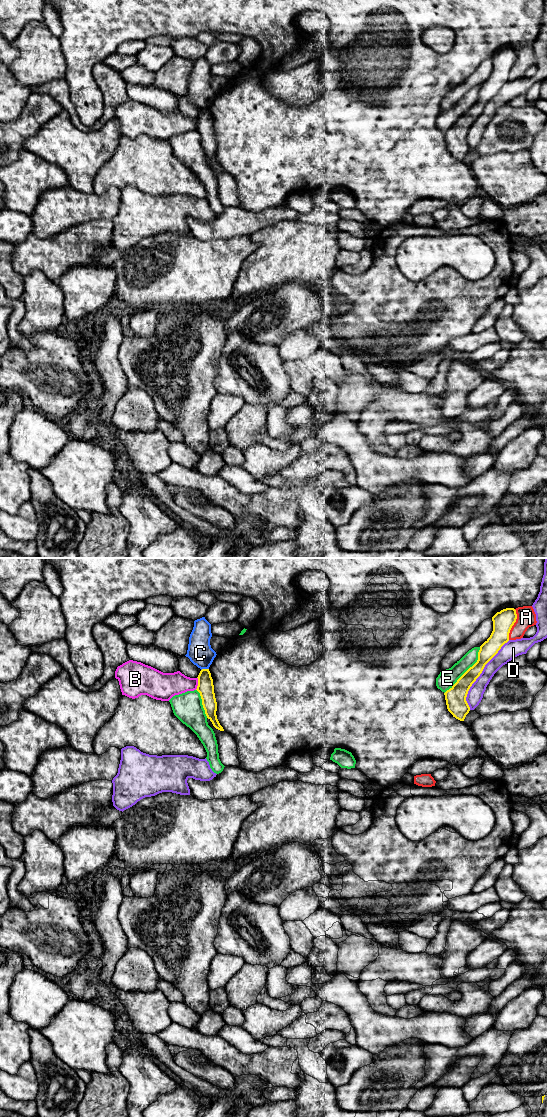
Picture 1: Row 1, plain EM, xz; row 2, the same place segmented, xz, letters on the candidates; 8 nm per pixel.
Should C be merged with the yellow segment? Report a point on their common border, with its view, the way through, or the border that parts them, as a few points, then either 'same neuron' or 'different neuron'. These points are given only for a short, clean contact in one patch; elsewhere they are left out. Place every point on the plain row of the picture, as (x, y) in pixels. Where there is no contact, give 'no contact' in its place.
contact xz (204, 109); border xz (208, 108), (201, 110); different neuron

